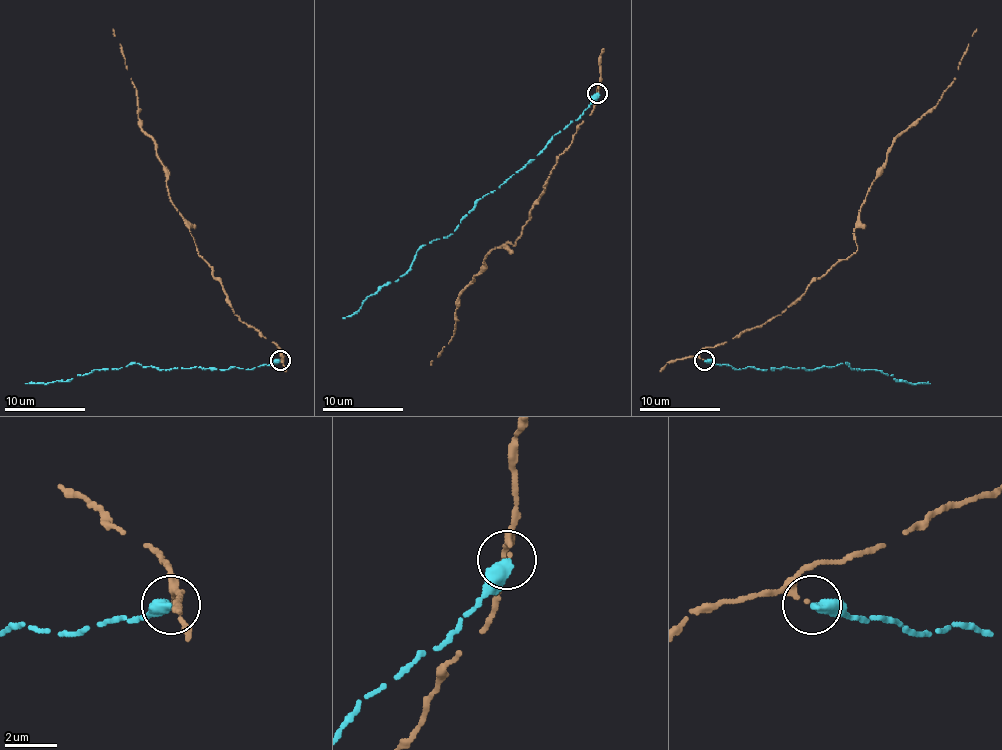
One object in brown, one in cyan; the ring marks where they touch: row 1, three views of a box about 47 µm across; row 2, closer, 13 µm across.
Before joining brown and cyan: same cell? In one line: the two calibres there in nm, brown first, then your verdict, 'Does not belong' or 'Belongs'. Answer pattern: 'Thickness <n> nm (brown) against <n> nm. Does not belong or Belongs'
Thickness 160 nm (brown) against 440 nm. Belongs

